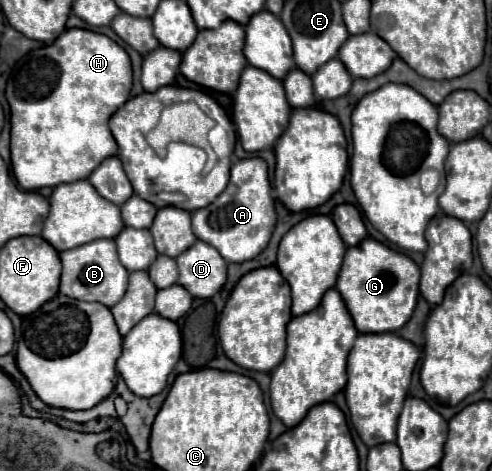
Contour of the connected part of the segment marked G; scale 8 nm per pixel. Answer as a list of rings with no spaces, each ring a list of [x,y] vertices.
[[[366,237],[362,243],[348,247],[336,289],[360,333],[386,333],[398,331],[410,319],[418,301],[418,281],[420,269],[408,255]]]

